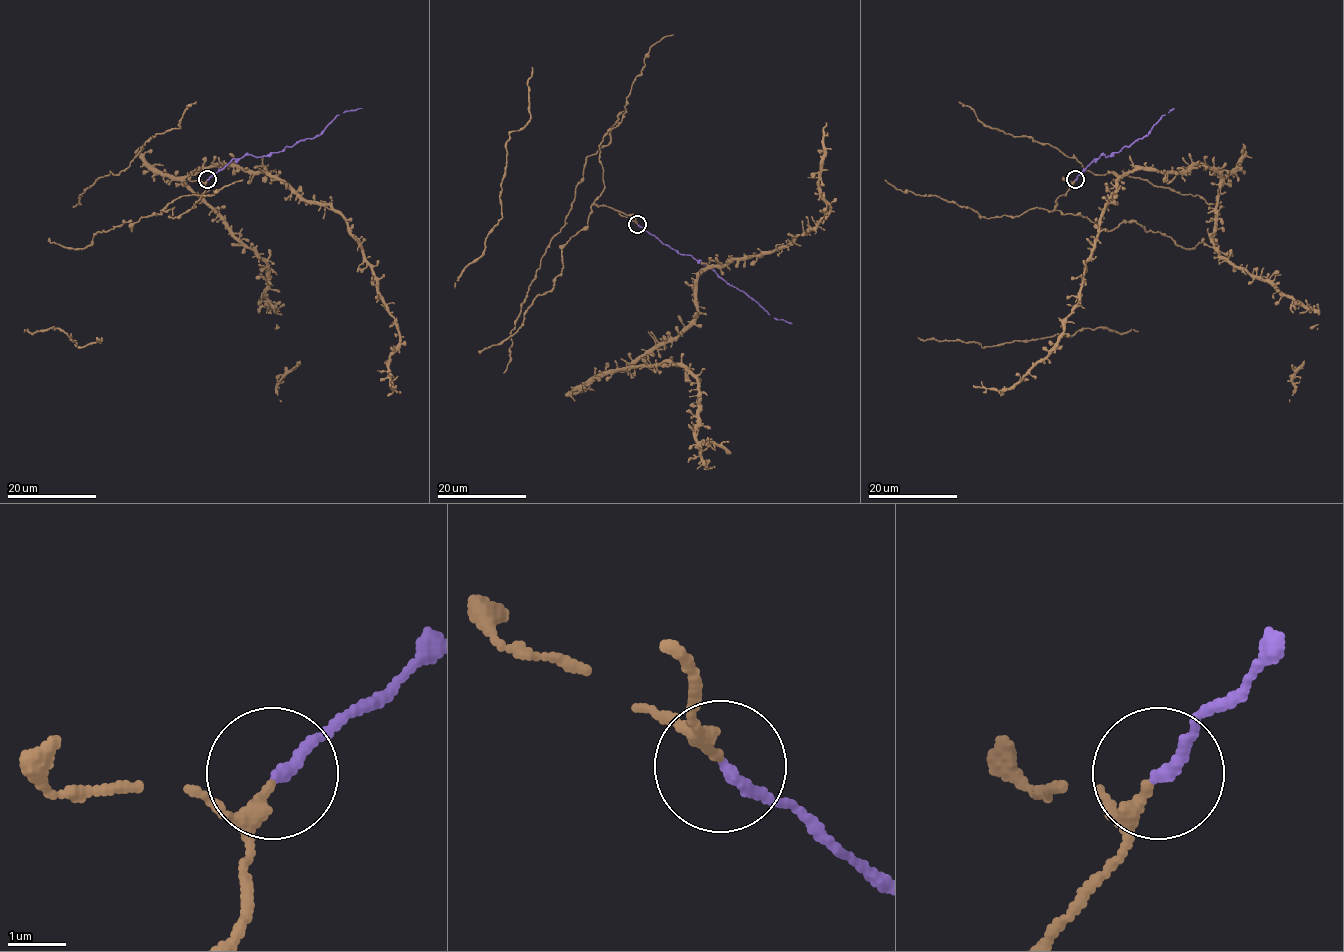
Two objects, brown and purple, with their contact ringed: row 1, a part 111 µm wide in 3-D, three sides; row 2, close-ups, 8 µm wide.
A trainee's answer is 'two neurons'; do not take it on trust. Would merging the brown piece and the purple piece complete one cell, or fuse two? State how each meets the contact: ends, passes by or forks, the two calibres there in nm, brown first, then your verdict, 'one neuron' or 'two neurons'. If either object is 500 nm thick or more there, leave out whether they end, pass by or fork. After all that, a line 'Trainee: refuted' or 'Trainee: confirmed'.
brown passes by | purple ends | 190/200 nm | one neuron
Trainee: refuted

